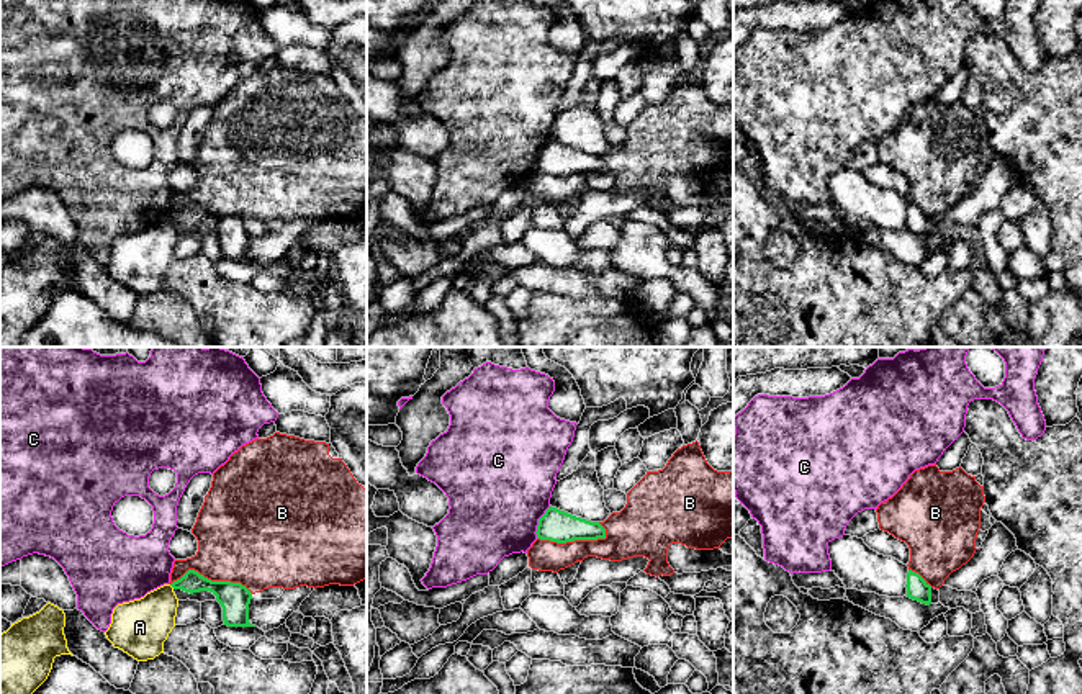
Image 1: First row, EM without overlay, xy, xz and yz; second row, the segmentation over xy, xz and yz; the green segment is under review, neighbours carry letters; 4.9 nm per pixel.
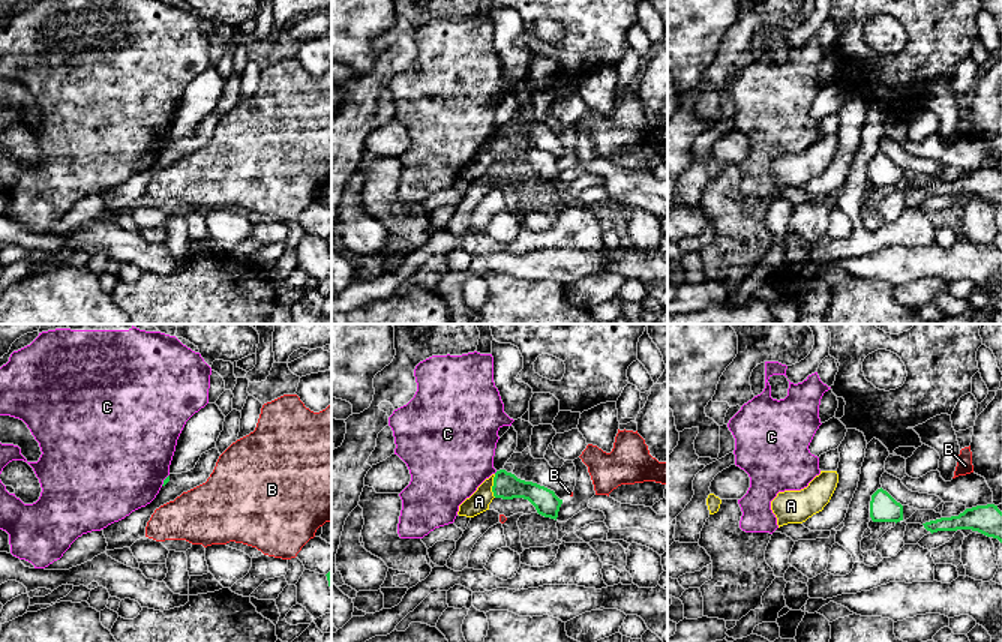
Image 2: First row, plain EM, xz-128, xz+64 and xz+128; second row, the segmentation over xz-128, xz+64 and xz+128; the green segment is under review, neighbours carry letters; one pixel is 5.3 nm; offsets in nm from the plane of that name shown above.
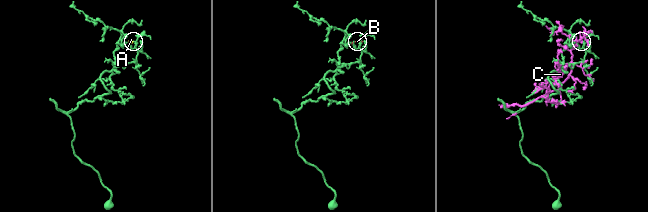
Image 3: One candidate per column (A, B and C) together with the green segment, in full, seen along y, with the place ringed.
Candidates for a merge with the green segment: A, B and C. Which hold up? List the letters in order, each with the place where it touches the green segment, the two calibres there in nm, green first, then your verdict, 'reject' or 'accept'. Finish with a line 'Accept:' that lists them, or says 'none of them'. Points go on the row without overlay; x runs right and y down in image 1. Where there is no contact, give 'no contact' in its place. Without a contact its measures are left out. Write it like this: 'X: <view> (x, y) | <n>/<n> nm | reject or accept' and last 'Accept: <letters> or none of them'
A: xy (172, 220) | 110/260 nm | reject
B: xz (573, 174) | 160/190 nm | reject
C: xz (539, 156) | 160/480 nm | reject
Accept: none of them

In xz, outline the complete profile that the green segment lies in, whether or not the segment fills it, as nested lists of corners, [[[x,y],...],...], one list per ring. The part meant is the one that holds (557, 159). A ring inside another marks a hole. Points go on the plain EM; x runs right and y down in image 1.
[[[552,139],[539,152],[535,167],[540,174],[557,177],[606,172],[606,162],[599,155],[571,149]]]

